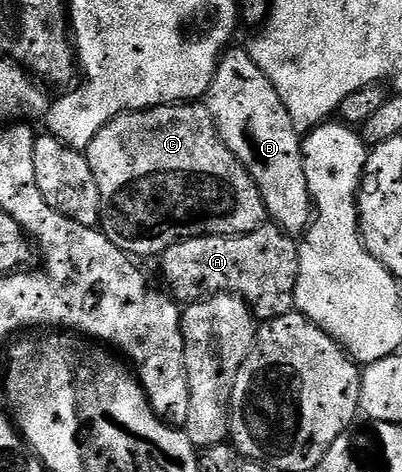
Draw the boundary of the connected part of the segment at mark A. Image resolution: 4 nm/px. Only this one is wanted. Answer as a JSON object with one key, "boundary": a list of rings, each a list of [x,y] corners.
{"boundary":[[[275,224],[232,238],[219,238],[217,234],[181,237],[162,255],[162,262],[167,289],[181,303],[191,304],[218,293],[239,294],[261,323],[293,313],[300,251],[297,243]]]}

